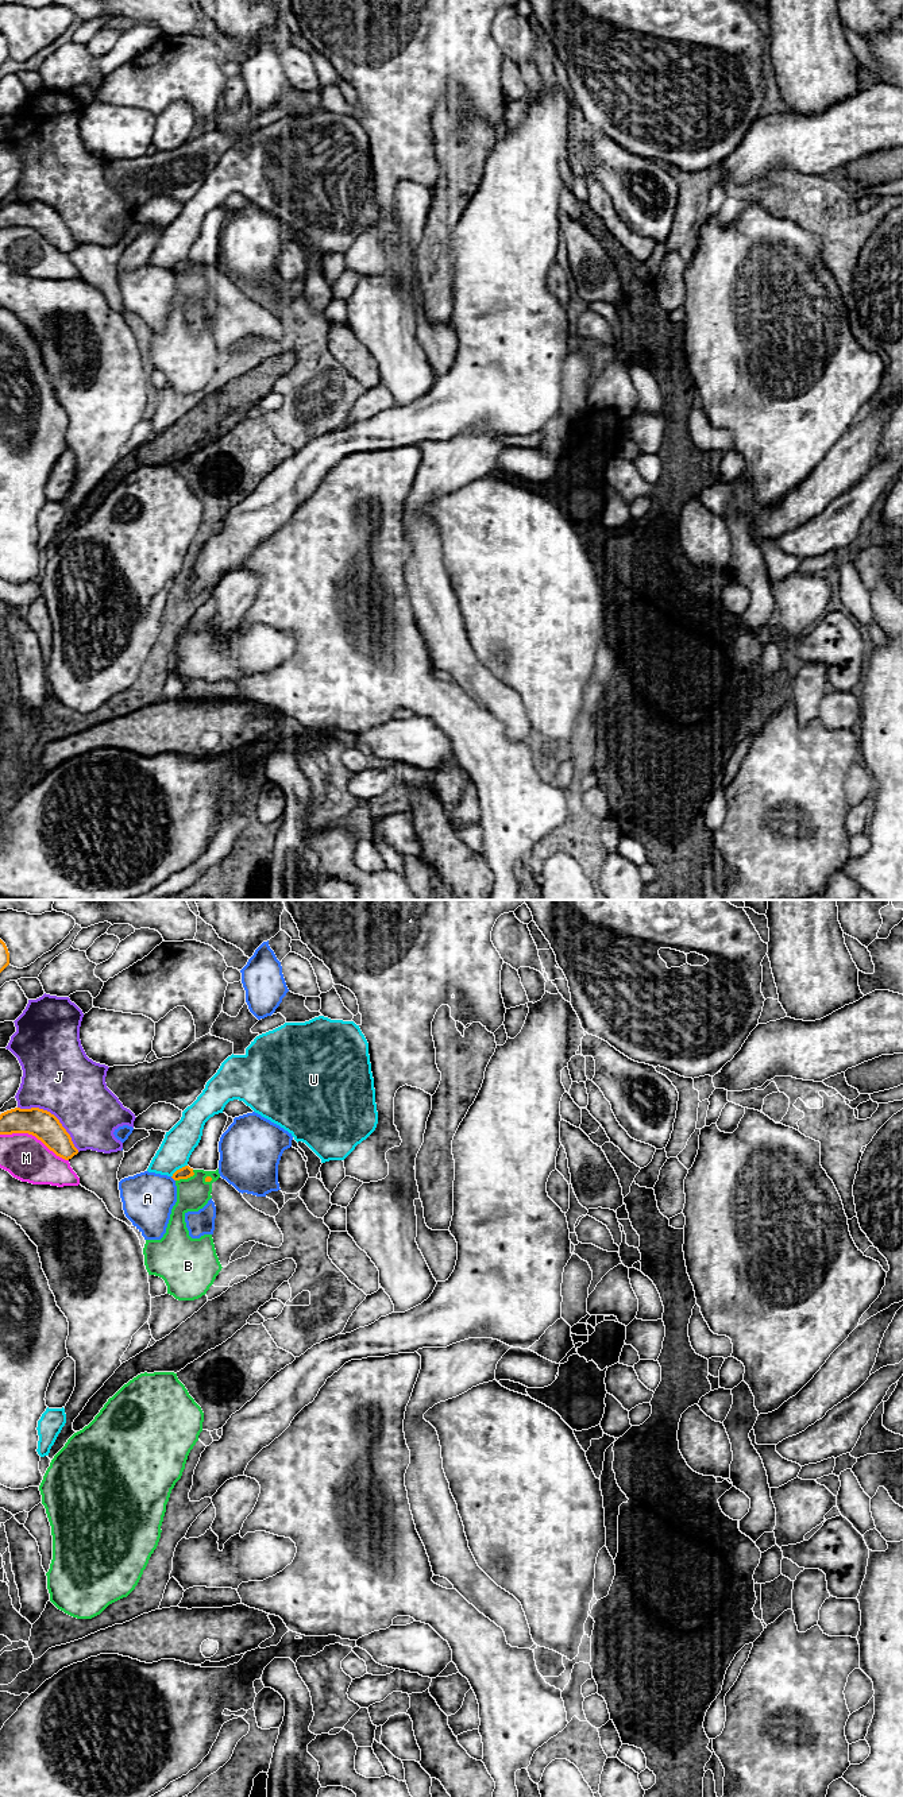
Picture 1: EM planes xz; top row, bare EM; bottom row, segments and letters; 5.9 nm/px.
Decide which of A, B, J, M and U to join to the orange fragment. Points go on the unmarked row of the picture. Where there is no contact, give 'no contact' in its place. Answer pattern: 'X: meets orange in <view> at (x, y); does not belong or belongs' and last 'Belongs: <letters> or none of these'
A: meets orange in xz at (173, 271); does not belong
B: meets orange in xz at (186, 271); does not belong
J: meets orange in xz at (54, 209); does not belong
M: meets orange in xz at (34, 228); does not belong
U: meets orange in xz at (180, 262); does not belong
Belongs: none of these

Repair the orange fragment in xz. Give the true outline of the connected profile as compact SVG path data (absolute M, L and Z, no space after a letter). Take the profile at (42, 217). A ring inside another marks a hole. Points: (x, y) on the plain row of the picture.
M15 201L0 208L0 228L28 227L40 233L57 250L69 254L78 247L59 213L39 201Z

